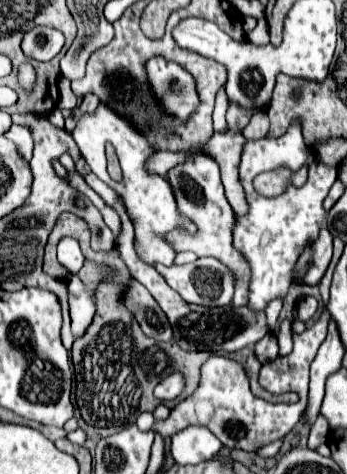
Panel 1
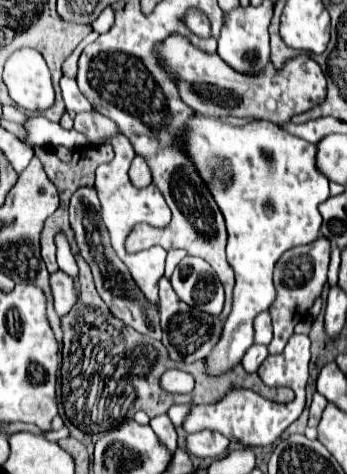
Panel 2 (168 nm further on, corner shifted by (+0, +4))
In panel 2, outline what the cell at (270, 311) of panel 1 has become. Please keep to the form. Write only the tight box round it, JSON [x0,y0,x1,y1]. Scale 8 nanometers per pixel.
[254,311,272,345]

